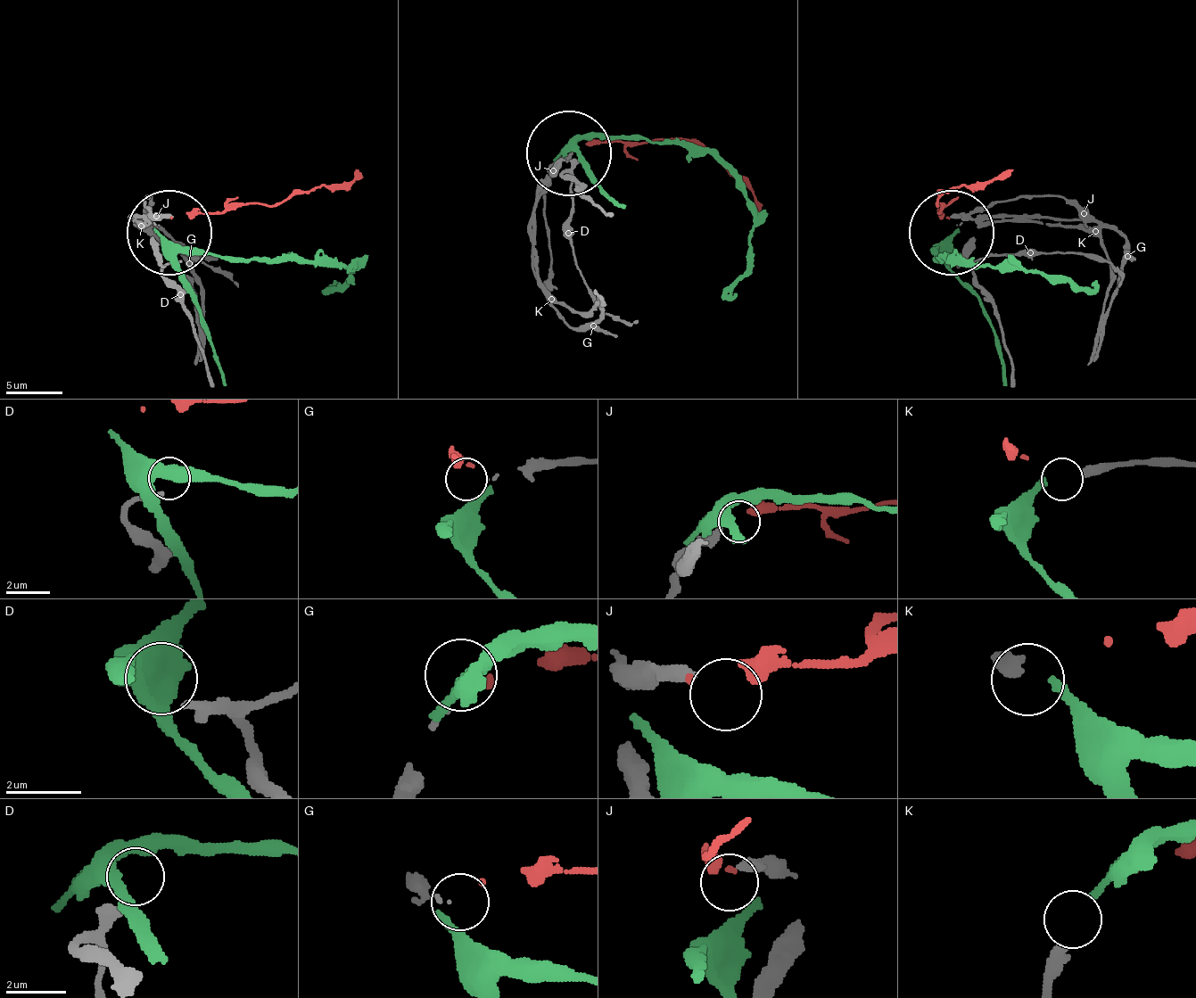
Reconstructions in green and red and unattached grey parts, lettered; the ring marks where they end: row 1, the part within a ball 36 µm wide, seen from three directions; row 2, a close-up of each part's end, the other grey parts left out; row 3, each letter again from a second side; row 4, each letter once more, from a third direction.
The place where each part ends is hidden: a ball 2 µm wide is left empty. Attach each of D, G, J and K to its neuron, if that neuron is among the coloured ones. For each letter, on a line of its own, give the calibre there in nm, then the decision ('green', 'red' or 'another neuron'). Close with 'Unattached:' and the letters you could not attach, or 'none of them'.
D: 360 nm | another neuron
G: 70 nm | another neuron
J: 360 nm | another neuron
K: 420 nm | another neuron
Unattached: D, G, J, K

